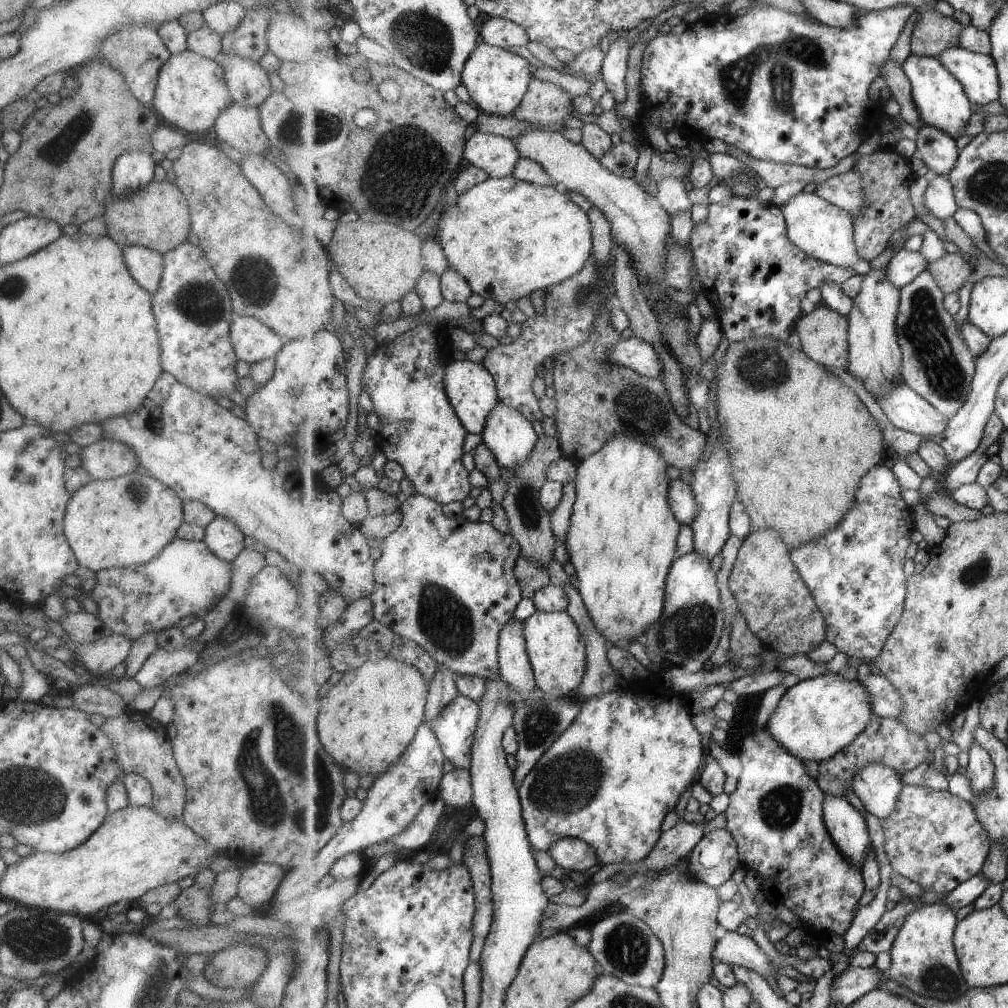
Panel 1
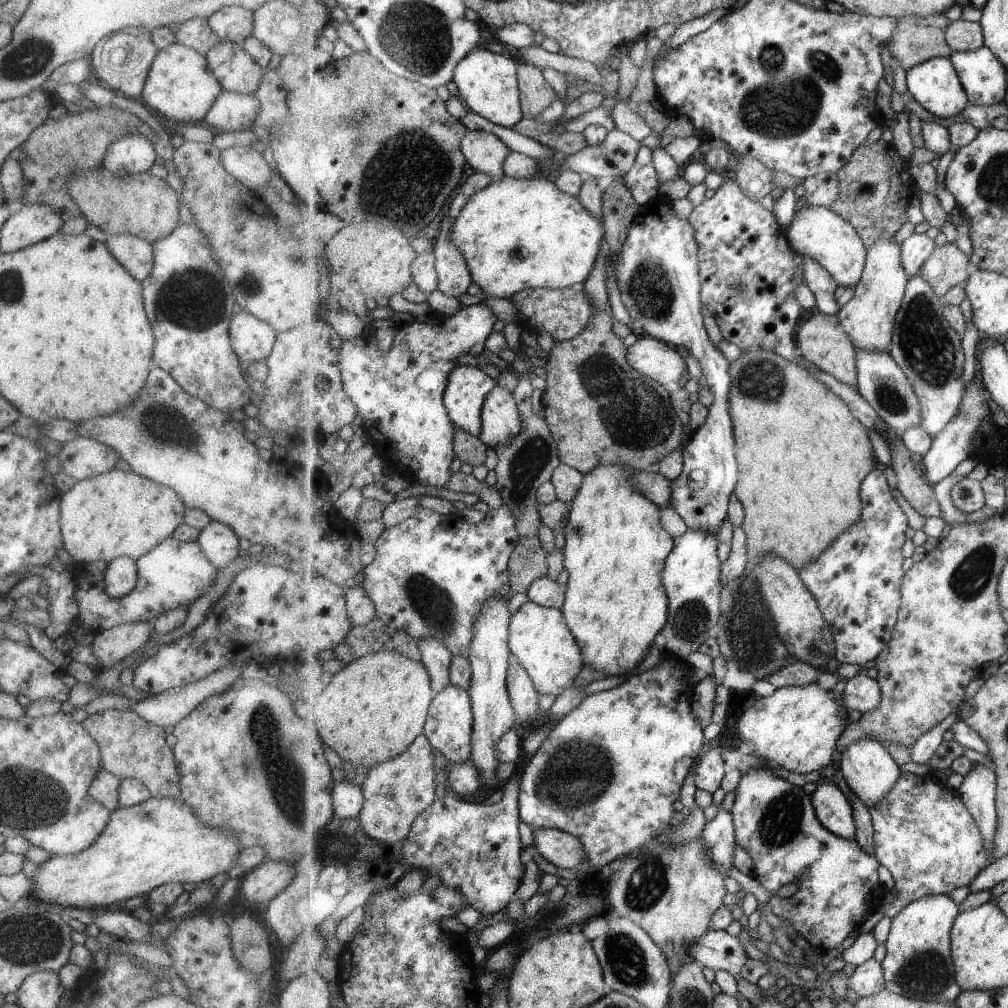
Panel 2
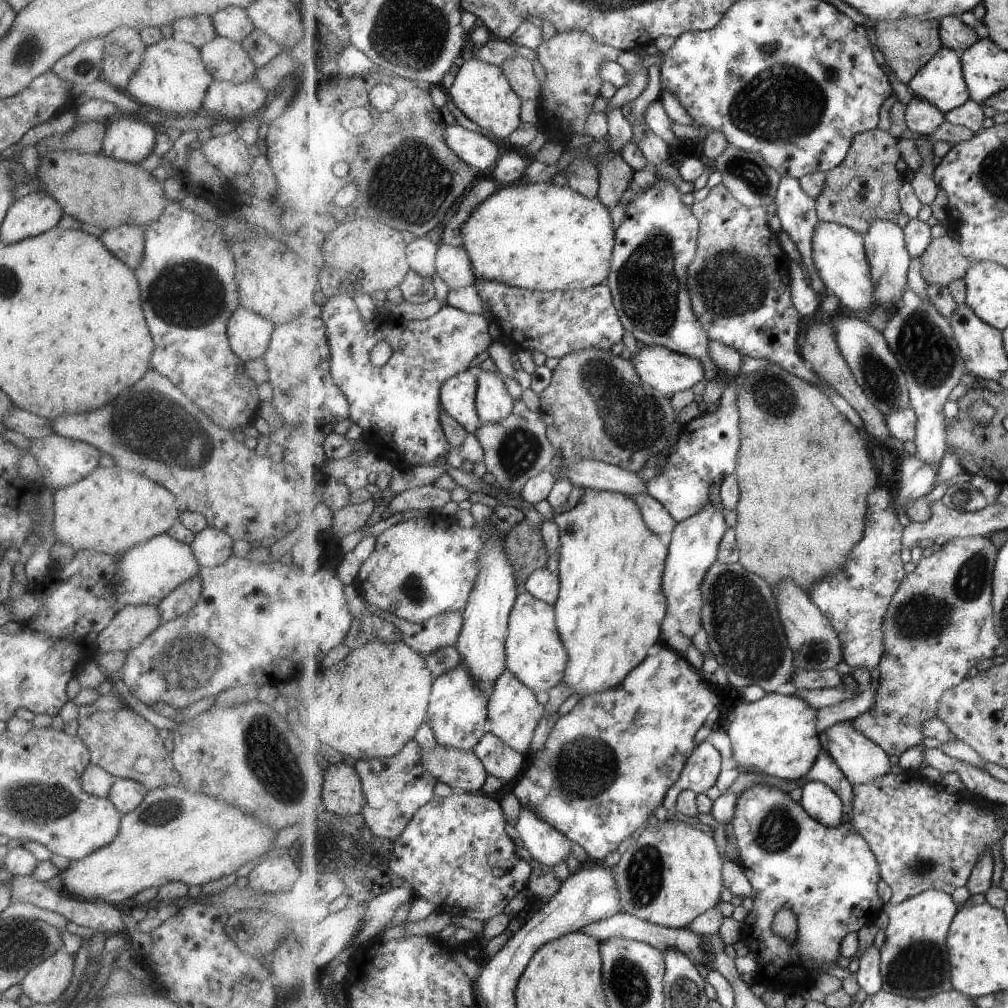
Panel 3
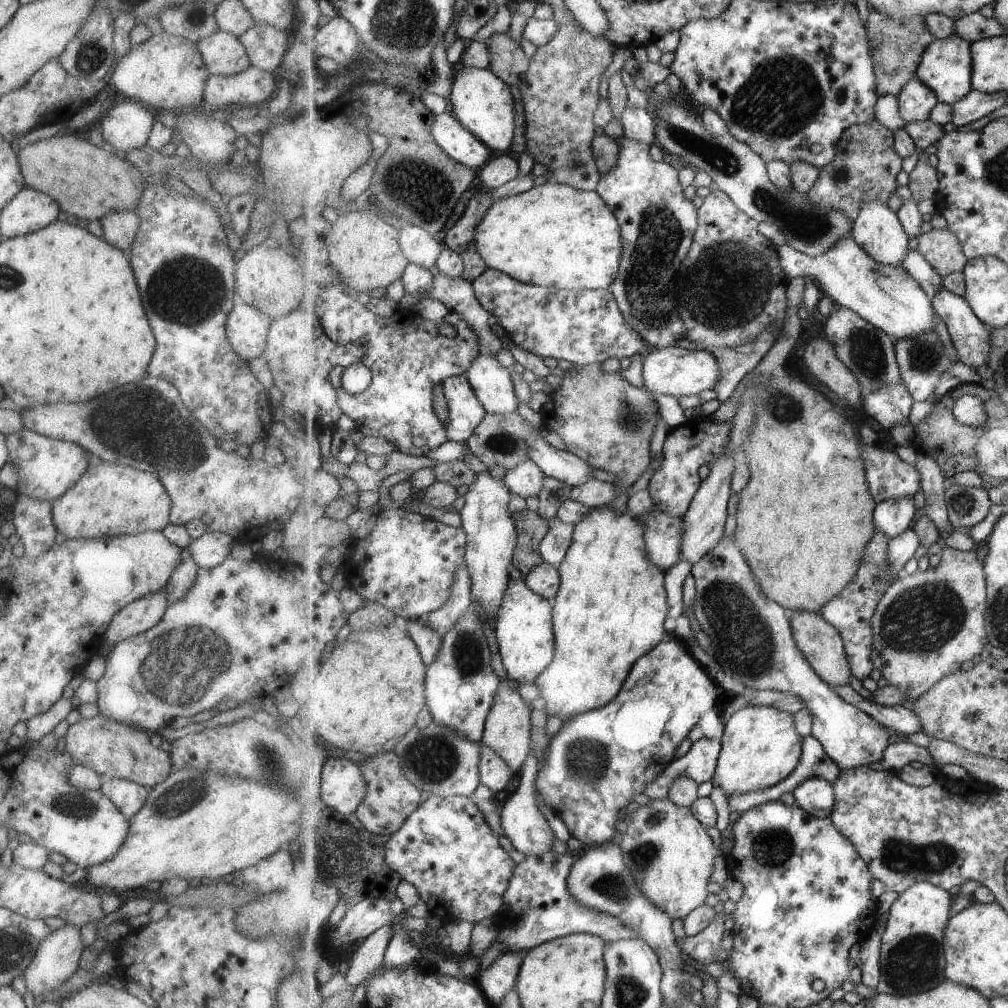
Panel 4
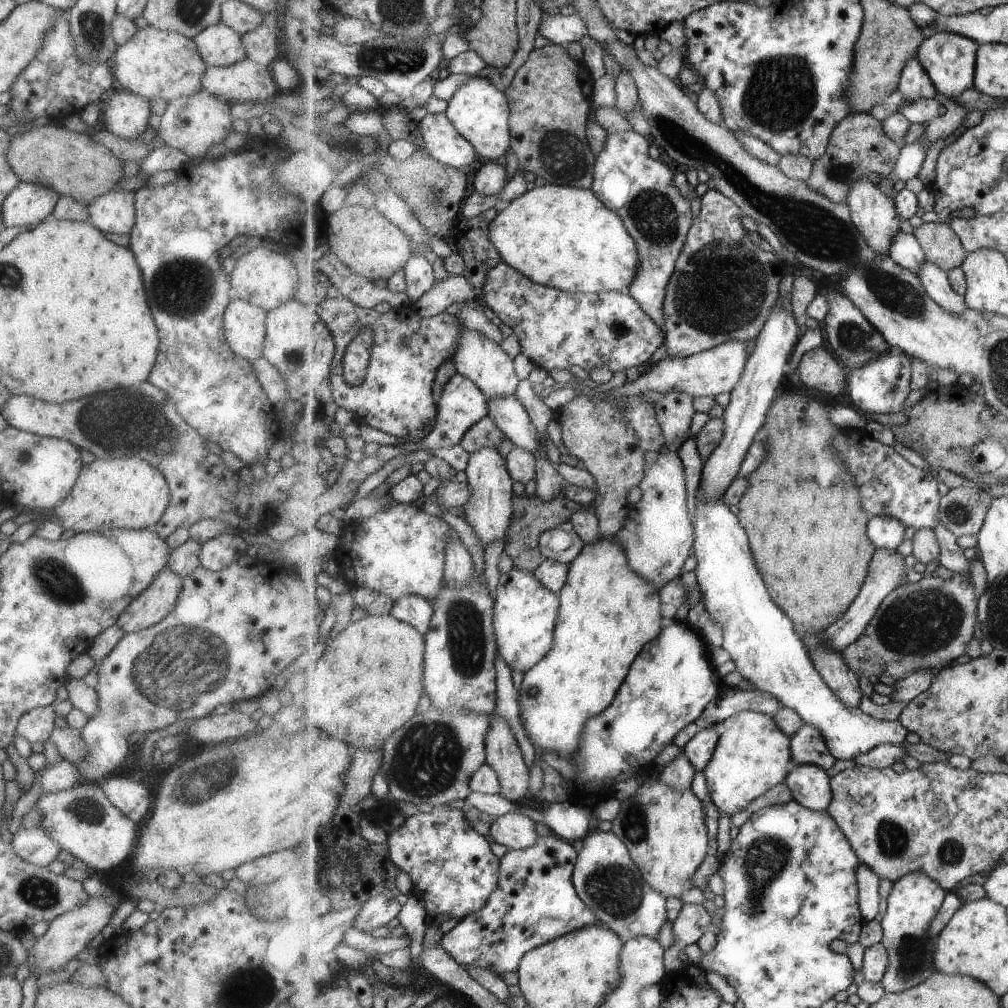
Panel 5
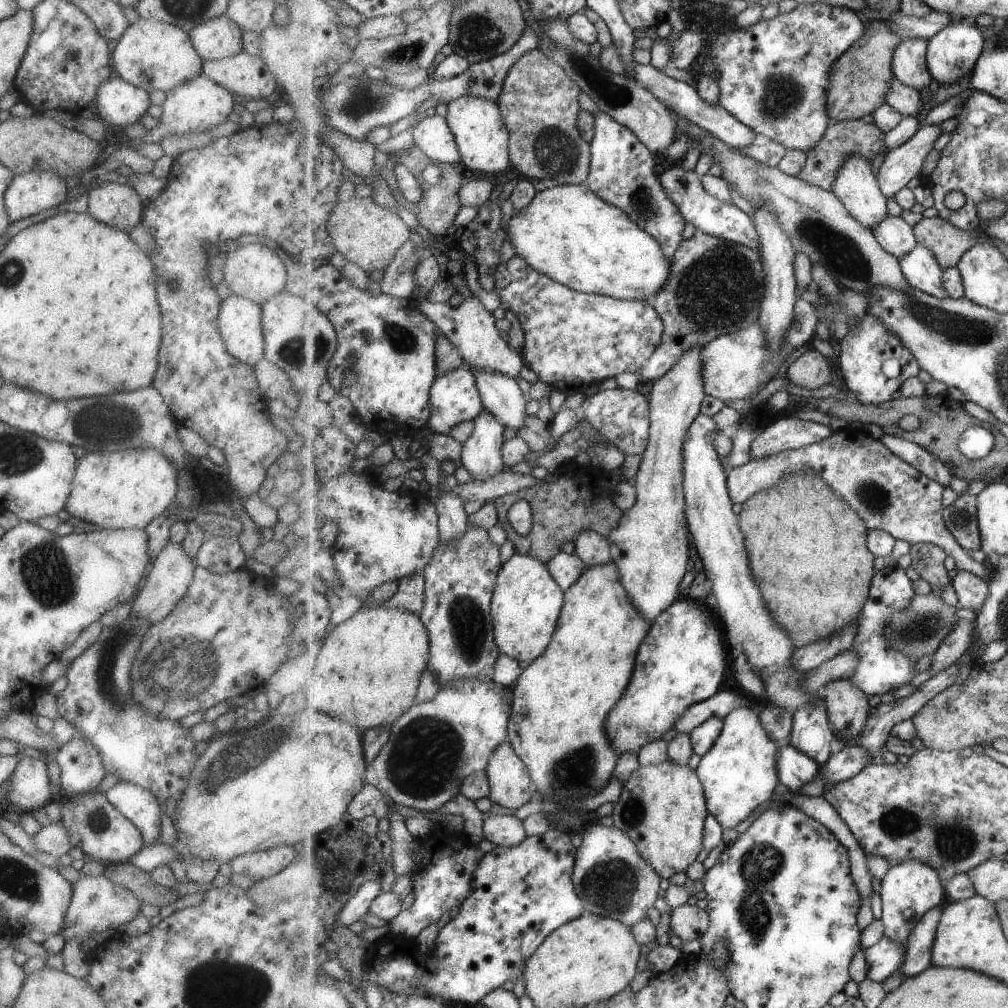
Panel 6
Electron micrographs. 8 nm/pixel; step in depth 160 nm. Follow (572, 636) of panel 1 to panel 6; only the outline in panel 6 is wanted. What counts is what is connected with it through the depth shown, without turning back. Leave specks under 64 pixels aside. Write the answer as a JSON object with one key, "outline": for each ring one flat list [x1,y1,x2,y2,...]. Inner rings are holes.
{"outline":[[515,552,501,567,492,598,494,633,500,652,524,665,539,658,556,632,564,608,565,593,553,578,547,563]]}

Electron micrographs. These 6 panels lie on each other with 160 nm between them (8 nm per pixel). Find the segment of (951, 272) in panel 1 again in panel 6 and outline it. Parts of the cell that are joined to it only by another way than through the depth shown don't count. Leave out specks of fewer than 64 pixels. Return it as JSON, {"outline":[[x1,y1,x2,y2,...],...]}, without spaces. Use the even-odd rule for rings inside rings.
{"outline":[[939,216,921,220,914,233,918,244,929,247,944,270,958,267,961,257,985,238,981,230,966,231]]}

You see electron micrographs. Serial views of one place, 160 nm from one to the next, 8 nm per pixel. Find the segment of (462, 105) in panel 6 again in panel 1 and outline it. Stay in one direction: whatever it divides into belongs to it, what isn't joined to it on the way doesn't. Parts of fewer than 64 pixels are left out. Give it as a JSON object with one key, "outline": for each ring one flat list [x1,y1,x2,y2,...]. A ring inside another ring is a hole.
{"outline":[[483,40,468,60,463,82,468,86,468,92,479,111,506,117,513,115,514,110,517,110,534,79,527,58]]}

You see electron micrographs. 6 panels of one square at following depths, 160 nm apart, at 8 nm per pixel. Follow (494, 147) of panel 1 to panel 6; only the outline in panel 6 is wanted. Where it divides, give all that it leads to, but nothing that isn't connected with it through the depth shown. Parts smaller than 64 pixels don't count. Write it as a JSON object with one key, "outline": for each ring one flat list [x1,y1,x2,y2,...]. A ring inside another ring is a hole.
{"outline":[[446,116,424,117,413,128,415,144,435,164,461,166,462,154]]}

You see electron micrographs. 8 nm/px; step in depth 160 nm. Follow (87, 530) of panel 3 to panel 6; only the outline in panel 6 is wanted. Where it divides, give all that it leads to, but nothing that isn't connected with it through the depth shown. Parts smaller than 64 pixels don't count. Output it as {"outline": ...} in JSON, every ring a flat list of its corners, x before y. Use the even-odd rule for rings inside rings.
{"outline":[[151,447,87,453,76,464,63,509,68,516,85,520,97,530,144,529,173,502,176,490,176,474,172,464]]}

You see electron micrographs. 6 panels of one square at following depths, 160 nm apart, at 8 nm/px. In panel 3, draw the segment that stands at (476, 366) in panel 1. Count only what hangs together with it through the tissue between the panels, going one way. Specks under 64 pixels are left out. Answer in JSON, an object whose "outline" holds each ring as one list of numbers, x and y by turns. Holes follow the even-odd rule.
{"outline":[[473,368,457,373,442,386,444,410,455,417,469,433,476,433,484,425,476,405,479,386,480,378]]}

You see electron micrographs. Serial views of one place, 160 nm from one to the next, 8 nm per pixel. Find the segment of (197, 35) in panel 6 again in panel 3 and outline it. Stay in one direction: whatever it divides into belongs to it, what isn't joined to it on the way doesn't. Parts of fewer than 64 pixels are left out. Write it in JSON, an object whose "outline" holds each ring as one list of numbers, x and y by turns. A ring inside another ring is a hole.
{"outline":[[216,35,199,52,205,68,215,81,242,83,257,76,256,66,238,42]]}

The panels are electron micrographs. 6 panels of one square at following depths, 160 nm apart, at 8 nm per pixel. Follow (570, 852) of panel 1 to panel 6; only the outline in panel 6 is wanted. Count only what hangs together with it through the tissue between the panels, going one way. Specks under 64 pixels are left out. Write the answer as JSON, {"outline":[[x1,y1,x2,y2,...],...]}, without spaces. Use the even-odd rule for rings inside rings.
{"outline":[[496,811,485,816,483,835,491,843,502,847,520,845,528,837,523,819,515,817,510,811]]}

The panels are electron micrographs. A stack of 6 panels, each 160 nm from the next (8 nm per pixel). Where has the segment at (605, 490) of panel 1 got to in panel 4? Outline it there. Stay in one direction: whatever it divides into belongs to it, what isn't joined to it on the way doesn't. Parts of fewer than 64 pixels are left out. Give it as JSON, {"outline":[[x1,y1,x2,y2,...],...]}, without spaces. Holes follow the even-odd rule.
{"outline":[[608,506,597,507,591,509,585,520,581,520,575,525,574,542,569,548,564,562,560,565,561,585,557,597,553,600,553,619,554,632,556,635,556,654,554,662,535,680,535,686,539,688,538,703,543,707,546,718,554,717,561,720,562,724,567,724,569,720,573,720,579,714,585,714,589,710,599,709,611,703,623,689,625,680,631,674,633,666,636,666,637,660,643,657,643,654,649,653,661,640,667,636,665,632,665,620,668,618,669,604,668,594,665,588,666,571,661,570,659,566,655,566,647,552,645,552,645,529,639,519,630,512,625,514,617,514]]}

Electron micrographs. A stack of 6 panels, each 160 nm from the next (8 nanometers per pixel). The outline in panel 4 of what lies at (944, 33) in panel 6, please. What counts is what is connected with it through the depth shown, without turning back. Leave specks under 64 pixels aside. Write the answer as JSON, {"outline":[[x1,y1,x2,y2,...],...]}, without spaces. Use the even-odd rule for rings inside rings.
{"outline":[[960,35,949,38,936,39,929,44,928,50,923,54,921,67,916,77,931,86,940,102,952,105,965,98,973,90,973,50,972,43,964,40]]}

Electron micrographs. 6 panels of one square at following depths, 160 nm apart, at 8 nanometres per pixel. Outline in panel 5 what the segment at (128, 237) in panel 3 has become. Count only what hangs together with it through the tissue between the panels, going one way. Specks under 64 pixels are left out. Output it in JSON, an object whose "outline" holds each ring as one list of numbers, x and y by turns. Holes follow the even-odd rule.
{"outline":[[117,189,95,198,87,206,88,222,102,233,128,235,134,225,134,193]]}

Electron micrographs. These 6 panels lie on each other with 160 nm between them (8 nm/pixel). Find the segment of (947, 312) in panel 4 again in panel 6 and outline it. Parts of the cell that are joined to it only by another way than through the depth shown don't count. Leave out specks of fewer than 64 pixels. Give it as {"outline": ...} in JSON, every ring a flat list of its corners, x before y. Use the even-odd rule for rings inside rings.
{"outline":[[918,244,900,263,909,286,940,299,949,297,944,285,944,268,929,247]]}

